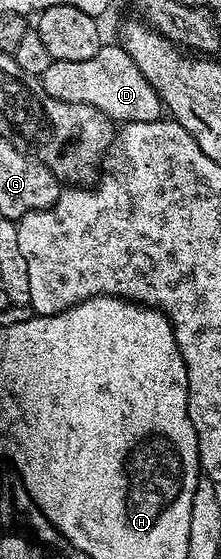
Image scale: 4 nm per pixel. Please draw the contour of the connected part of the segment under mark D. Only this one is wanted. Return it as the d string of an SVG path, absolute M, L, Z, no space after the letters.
M104 44L97 56L89 56L89 60L52 61L49 68L41 76L45 92L57 100L65 100L75 104L89 104L101 112L105 112L116 124L128 122L157 122L164 117L165 107L159 93L141 76L141 68L125 52L122 45Z

